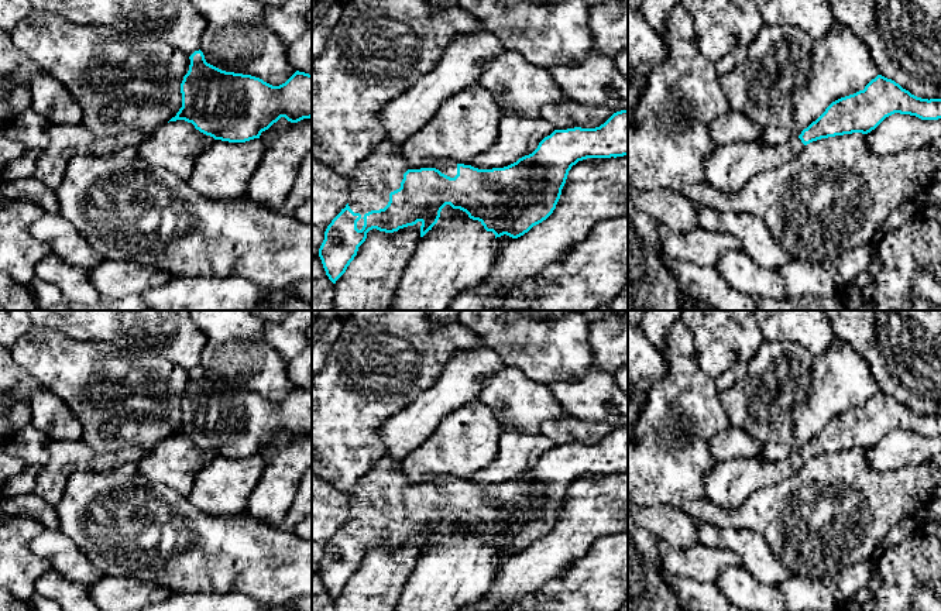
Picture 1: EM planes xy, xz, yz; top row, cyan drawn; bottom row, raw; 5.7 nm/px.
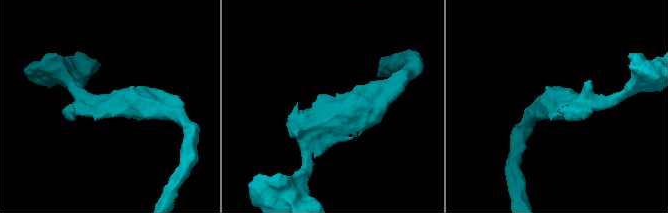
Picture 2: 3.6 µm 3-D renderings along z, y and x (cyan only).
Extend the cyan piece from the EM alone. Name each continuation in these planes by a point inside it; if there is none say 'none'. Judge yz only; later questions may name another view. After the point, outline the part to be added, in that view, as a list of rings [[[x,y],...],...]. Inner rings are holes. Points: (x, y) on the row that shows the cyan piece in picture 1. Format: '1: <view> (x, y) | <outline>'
1: yz (728, 168) | [[[799,137],[783,145],[763,145],[758,140],[720,145],[704,161],[704,181],[720,192],[738,192],[755,175],[790,161],[803,148]]]

